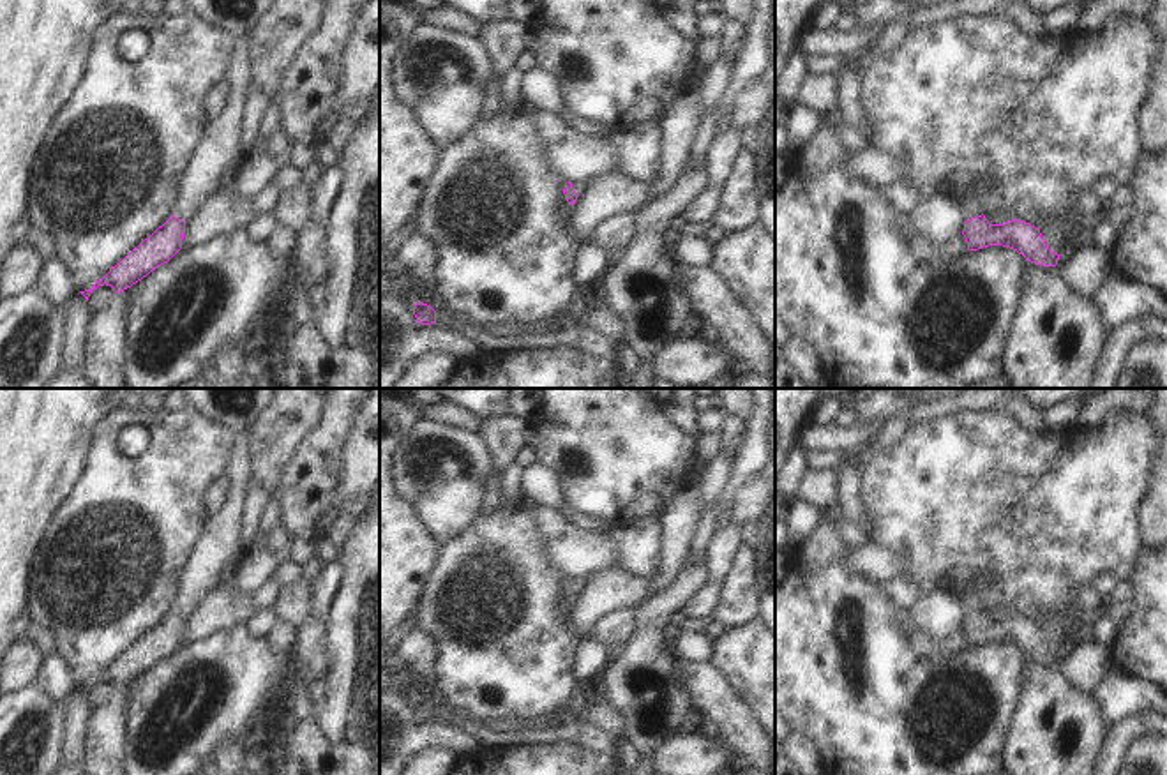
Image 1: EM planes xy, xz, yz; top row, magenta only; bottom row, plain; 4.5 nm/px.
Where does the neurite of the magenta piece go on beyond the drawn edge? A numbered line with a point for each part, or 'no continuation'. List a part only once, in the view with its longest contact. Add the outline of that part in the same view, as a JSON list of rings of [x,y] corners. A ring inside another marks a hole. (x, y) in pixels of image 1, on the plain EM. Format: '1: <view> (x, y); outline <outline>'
1: yz (971, 597); outline [[[973,576],[966,583],[964,591],[962,591],[964,616],[983,609],[982,595],[983,595],[987,583],[989,581],[983,576]]]

